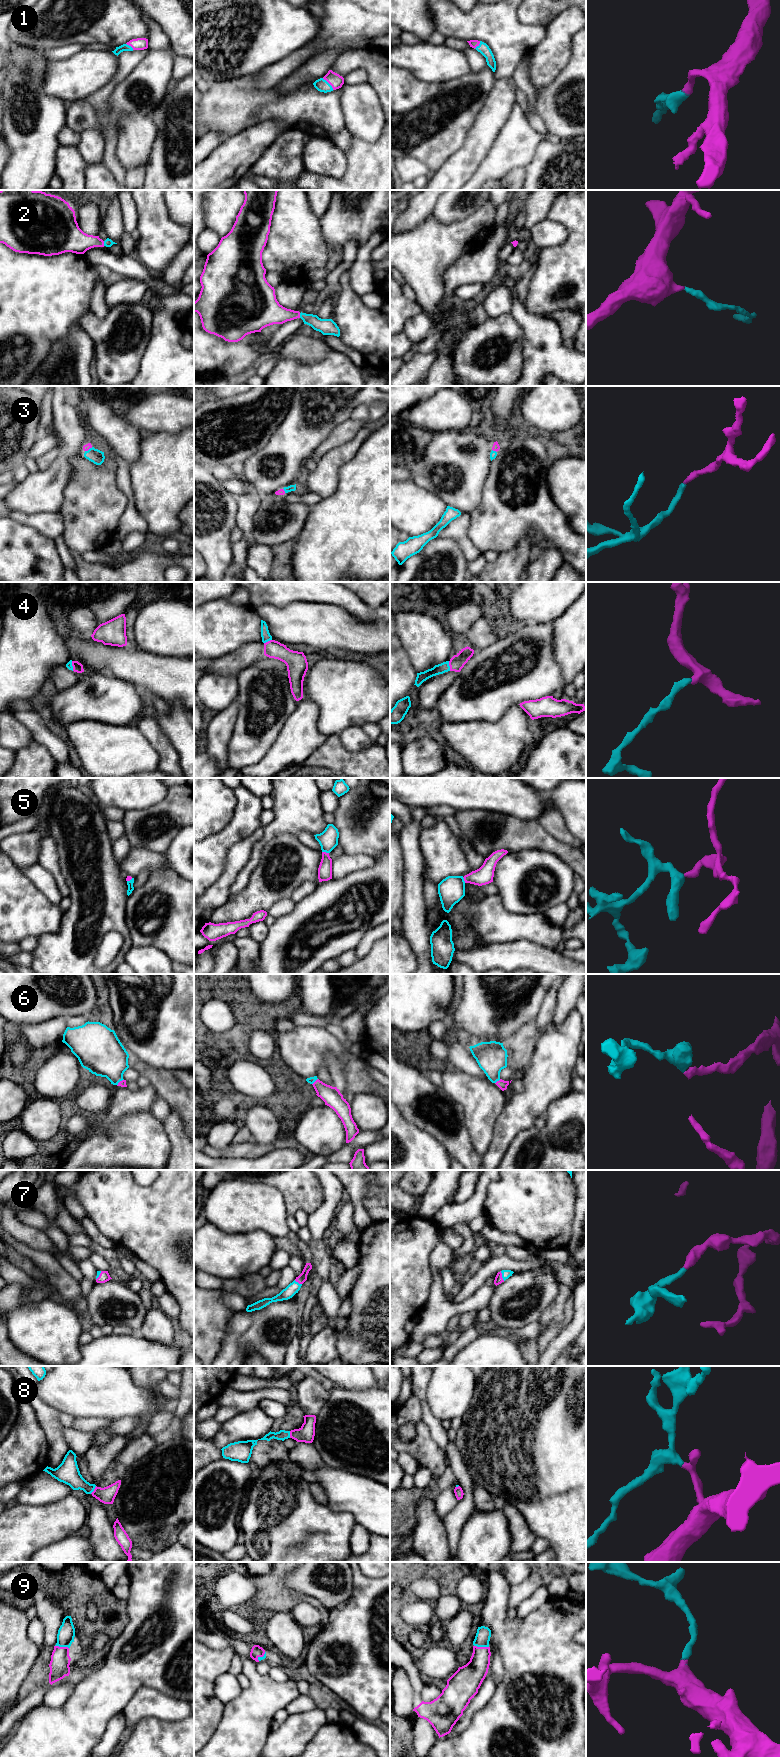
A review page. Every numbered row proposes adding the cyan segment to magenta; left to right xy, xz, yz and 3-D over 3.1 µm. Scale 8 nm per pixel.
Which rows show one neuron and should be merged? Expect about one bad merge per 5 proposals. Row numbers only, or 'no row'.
1, 2, 3, 4, 5, 6, 7, 8, 9

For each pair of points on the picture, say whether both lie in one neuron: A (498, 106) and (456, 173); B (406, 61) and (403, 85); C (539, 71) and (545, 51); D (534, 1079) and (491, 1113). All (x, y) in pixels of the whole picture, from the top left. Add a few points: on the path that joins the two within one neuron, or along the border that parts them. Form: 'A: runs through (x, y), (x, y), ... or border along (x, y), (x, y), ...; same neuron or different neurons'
A: runs through (488, 123), (476, 147), (469, 156); same neuron
B: border along (400, 67), (406, 68), (418, 79), (425, 82); different neurons
C: runs through (544, 66), (545, 56); same neuron
D: runs through (530, 1092), (509, 1113), (504, 1113); same neuron

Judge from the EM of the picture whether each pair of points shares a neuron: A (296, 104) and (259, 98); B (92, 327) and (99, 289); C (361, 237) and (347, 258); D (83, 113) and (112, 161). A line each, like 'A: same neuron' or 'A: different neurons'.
A: same neuron
B: different neurons
C: different neurons
D: different neurons

